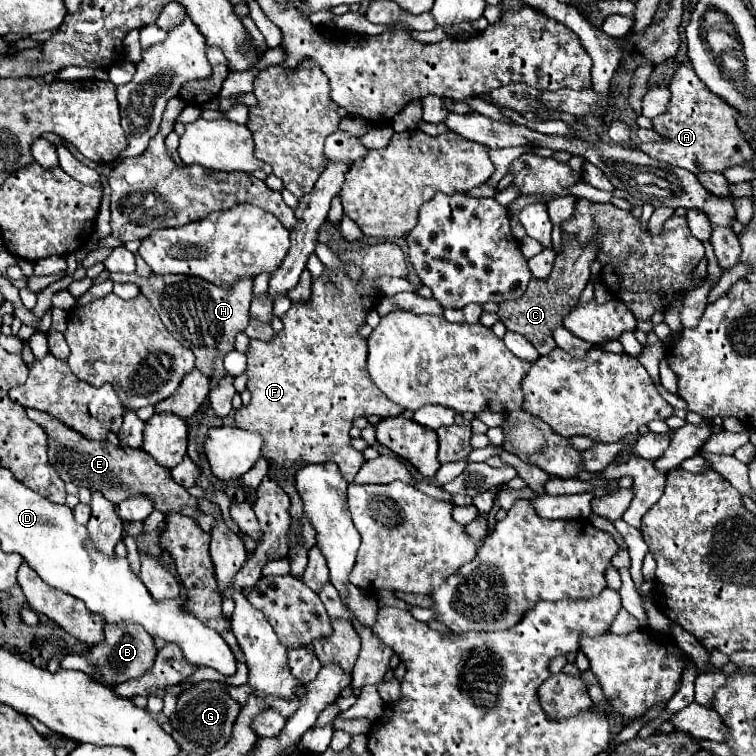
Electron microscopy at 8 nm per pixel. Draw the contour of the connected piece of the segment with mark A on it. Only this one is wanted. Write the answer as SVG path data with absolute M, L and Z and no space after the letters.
M689 64L677 66L669 88L673 96L667 106L667 112L653 118L653 130L665 140L641 144L639 148L645 154L671 166L691 170L691 174L695 176L699 176L701 172L723 172L731 166L743 166L753 160L755 152L737 128L737 112L727 106L721 98L705 90L703 82L695 76Z

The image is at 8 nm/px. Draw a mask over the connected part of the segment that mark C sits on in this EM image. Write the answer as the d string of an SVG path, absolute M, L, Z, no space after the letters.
M563 236L563 252L557 254L553 272L547 280L531 278L525 294L515 300L505 300L499 304L497 316L505 324L509 332L517 332L525 336L537 350L539 356L547 356L555 348L553 330L563 324L565 314L569 314L571 306L577 306L579 296L583 288L589 282L589 264L597 256L597 246L577 246L577 240L573 236Z

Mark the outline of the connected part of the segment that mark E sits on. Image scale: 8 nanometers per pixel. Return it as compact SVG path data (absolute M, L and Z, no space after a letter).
M27 408L27 416L47 432L49 462L55 466L57 474L65 482L85 486L87 490L101 490L101 494L105 494L105 498L109 498L113 504L119 504L135 494L145 494L161 512L179 512L189 518L197 518L197 514L201 512L197 506L197 498L193 498L181 484L177 484L171 478L169 470L159 466L147 452L115 446L111 442L87 440L83 434L77 434L73 428L65 426L47 412Z

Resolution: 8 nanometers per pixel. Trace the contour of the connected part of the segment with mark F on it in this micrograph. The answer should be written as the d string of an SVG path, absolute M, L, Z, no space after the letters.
M381 242L381 244L363 244L363 246L347 246L349 250L337 250L341 260L359 264L363 270L363 278L359 282L353 282L343 270L325 270L325 274L317 280L313 280L313 296L309 302L303 304L293 304L289 312L281 318L283 320L283 330L273 336L271 342L261 342L261 340L251 340L251 348L247 352L247 390L251 392L251 402L247 406L241 406L235 412L235 422L239 428L249 430L249 432L259 432L265 446L263 446L263 456L267 462L275 468L277 472L277 482L279 486L289 494L291 498L291 516L299 518L303 528L301 536L305 540L307 548L313 548L315 544L315 530L303 516L301 500L297 496L297 490L293 486L293 478L283 482L283 472L293 466L295 462L303 464L321 464L321 462L335 462L345 476L347 482L353 482L355 474L363 466L365 458L361 452L353 450L349 446L349 430L353 426L353 418L357 416L399 416L403 410L401 406L393 404L369 378L367 372L367 340L359 336L357 328L365 324L367 312L373 308L377 288L373 284L375 278L379 276L399 276L403 278L407 274L407 264L405 264L405 254L403 250L393 244L393 242Z

